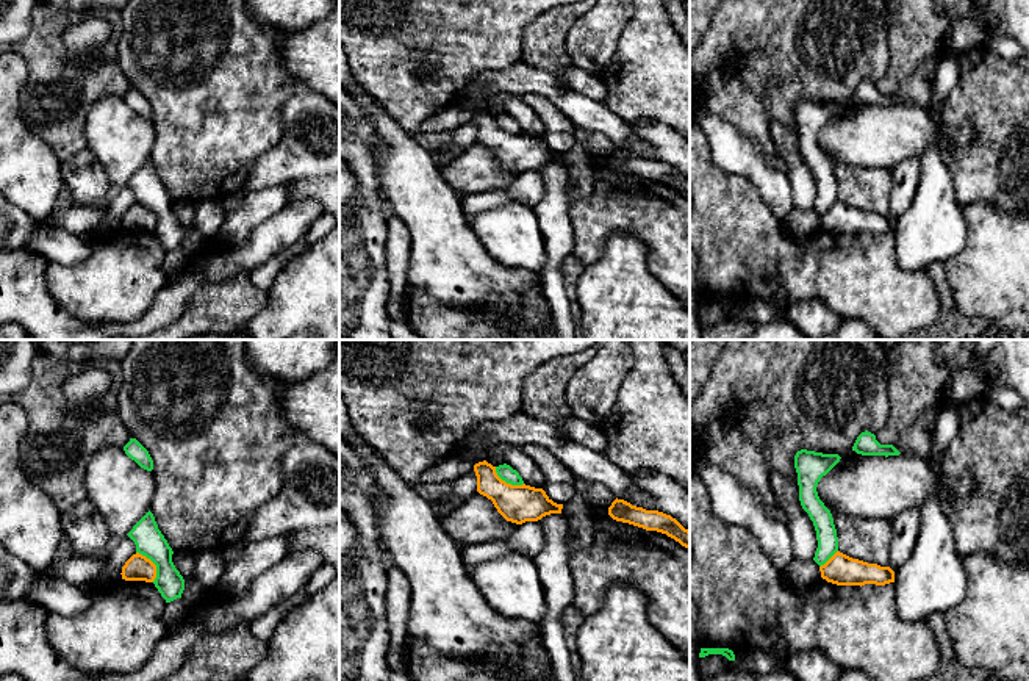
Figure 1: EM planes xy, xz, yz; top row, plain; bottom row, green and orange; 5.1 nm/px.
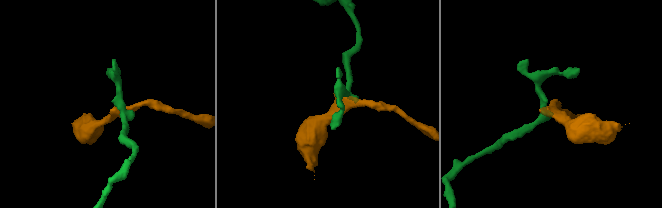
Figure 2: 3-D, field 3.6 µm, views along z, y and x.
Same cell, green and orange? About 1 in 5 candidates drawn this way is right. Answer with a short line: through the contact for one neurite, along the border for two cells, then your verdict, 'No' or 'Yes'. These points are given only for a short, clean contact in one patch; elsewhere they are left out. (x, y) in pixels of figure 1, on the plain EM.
Line: xy (136, 201), (155, 215), (154, 230). No

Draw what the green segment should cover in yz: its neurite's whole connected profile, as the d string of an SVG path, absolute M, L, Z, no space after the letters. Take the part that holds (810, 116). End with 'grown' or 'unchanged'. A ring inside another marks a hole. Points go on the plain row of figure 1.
M801 99L794 105L799 150L816 180L818 197L813 210L821 216L838 200L838 186L830 160L819 149L816 136L838 111L838 103Z; unchanged

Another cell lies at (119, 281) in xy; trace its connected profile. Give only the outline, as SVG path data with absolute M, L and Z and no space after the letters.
M120 227L99 235L83 261L50 261L47 290L75 319L131 322L145 315L170 279L163 268L164 255L153 232Z

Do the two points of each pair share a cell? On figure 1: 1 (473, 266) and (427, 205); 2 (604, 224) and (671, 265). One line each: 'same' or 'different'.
1: same
2: same

